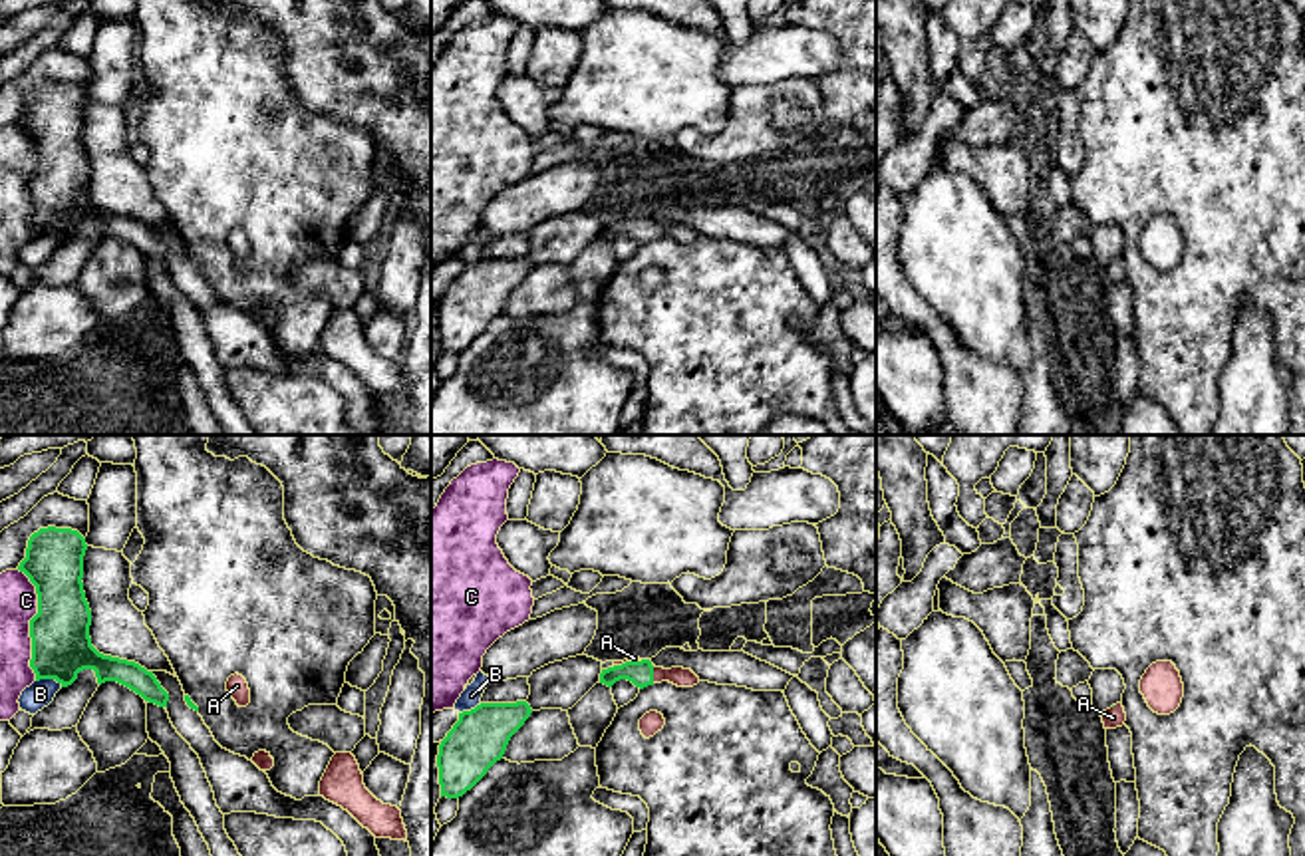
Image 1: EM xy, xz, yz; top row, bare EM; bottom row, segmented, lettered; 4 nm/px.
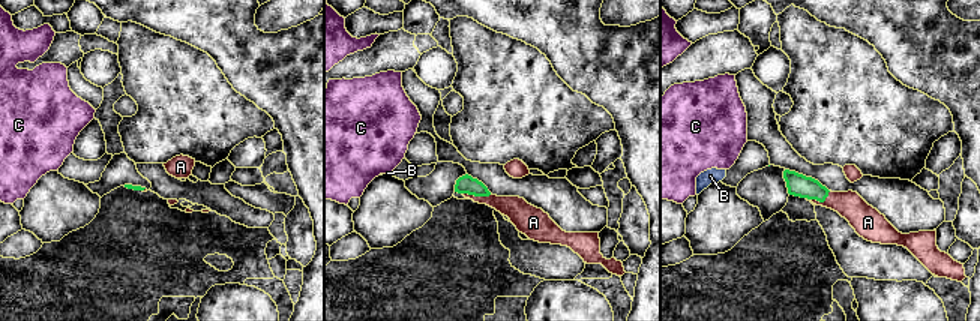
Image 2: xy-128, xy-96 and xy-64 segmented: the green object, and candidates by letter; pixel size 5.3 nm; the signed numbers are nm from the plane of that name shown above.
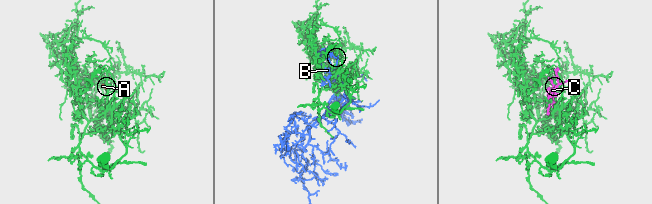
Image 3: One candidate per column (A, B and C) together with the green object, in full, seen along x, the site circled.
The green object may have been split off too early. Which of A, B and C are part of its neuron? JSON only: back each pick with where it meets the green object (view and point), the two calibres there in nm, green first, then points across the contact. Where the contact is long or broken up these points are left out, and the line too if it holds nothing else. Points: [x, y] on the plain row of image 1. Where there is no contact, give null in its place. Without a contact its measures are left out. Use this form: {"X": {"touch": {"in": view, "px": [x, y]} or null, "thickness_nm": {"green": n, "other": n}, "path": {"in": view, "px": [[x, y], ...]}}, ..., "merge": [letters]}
{"A": {"touch": {"in": "xz", "px": [652, 229]}, "thickness_nm": {"green": 100, "other": 80}, "path": {"in": "xz", "px": [[640, 229], [652, 229], [678, 231]]}}, "merge": ["A"]}

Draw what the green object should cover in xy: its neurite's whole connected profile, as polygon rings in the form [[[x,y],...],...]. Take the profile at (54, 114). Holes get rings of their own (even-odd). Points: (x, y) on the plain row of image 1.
[[[40,83],[28,95],[18,125],[36,141],[38,169],[30,175],[30,222],[40,234],[72,240],[77,228],[93,224],[97,238],[117,236],[145,256],[167,262],[169,248],[153,226],[135,216],[99,209],[91,201],[91,165],[83,147],[85,93],[72,83]]]

